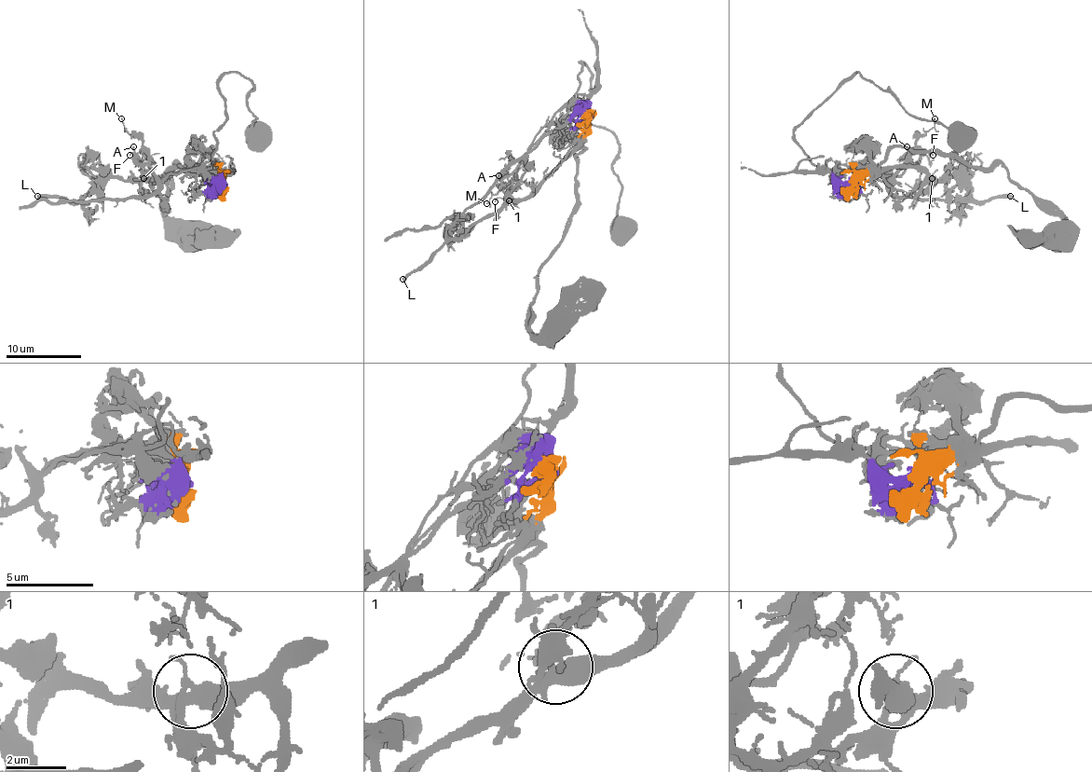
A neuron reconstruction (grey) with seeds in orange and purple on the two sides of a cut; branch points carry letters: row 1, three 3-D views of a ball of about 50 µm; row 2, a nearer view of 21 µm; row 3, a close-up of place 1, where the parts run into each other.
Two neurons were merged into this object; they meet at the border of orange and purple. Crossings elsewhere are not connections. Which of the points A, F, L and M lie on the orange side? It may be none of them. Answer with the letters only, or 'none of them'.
L

